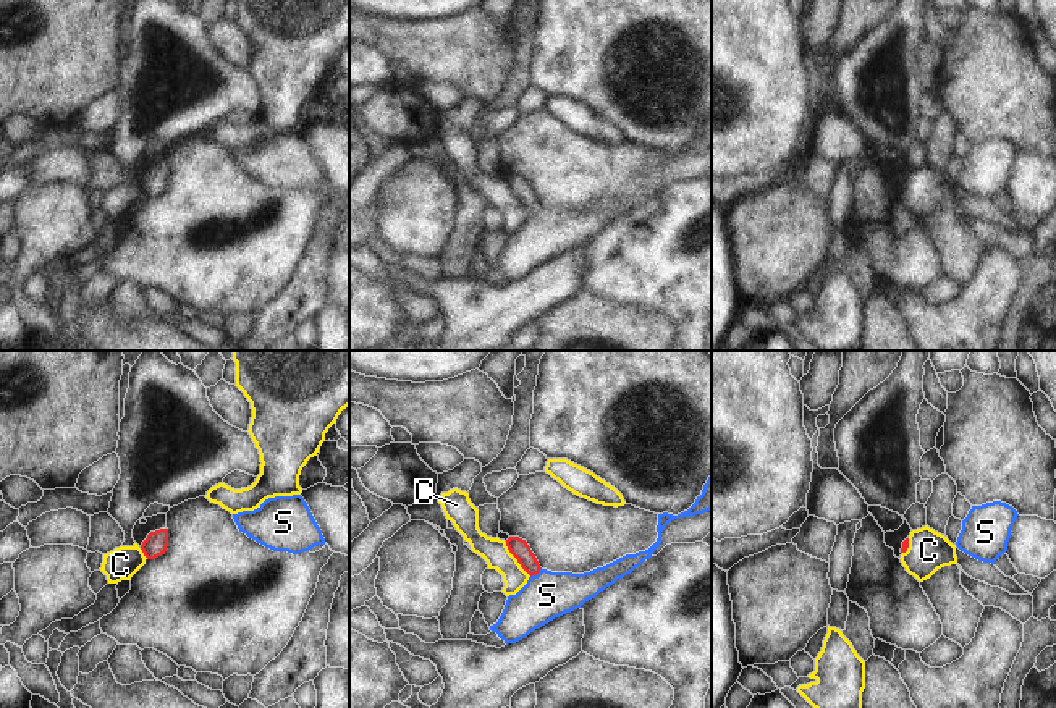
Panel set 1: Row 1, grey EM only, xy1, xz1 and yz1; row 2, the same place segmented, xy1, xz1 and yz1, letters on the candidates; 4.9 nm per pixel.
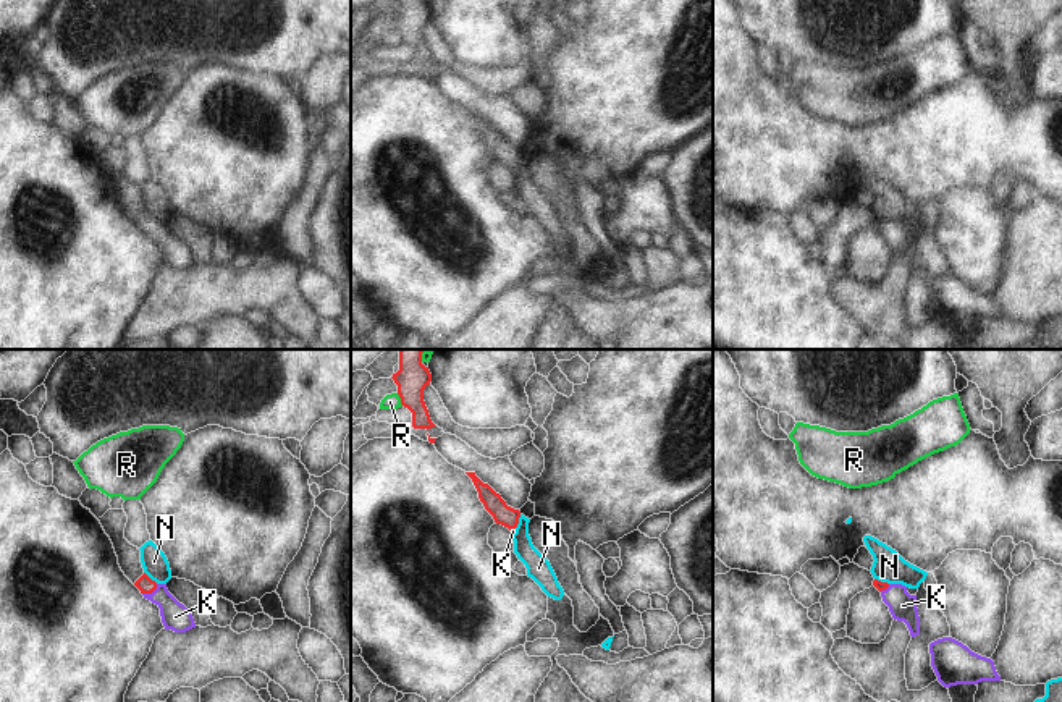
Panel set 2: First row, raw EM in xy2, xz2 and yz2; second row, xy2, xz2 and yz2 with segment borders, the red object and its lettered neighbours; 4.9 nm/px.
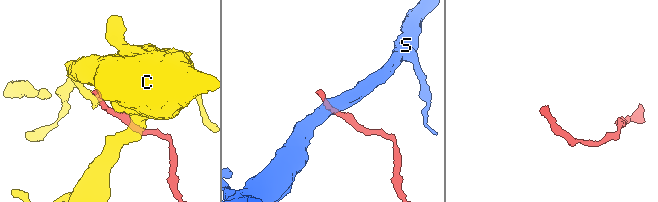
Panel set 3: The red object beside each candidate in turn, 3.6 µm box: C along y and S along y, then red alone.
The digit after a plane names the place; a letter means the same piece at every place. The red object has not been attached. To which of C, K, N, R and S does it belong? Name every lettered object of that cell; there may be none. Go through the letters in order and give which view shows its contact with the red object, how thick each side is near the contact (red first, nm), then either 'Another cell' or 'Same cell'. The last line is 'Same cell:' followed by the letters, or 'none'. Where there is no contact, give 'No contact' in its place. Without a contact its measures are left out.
C: Touches red in xz1. Thickness 90 nm (red) against 130 nm. Another cell
K: Touches red in xy2. Thickness 80 nm (red) against 140 nm. Same cell
N: Touches red in xz2. Thickness 100 nm (red) against 110 nm. Another cell
R: Touches red in xz2. Thickness 160 nm (red) against 80 nm. Another cell
S: Touches red in xz1. Thickness 90 nm (red) against 240 nm. Another cell
Same cell: K

